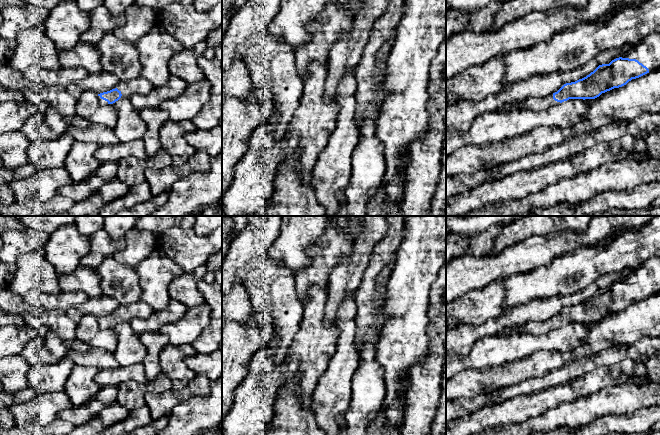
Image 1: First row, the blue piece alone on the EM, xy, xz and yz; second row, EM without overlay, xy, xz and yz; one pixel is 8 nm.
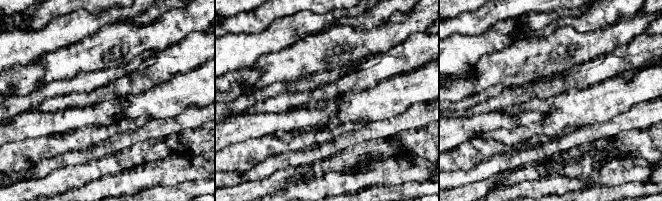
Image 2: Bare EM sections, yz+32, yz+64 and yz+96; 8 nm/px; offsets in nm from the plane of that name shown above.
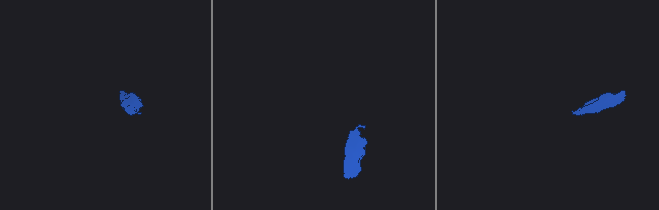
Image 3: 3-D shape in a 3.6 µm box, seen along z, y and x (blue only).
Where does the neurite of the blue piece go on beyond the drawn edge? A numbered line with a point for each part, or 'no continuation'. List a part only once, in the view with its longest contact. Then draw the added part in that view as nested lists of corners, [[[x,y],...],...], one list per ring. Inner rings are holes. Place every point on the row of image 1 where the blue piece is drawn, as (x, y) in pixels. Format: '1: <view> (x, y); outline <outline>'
1: xy (139, 85); outline [[[138,77],[127,81],[119,81],[116,87],[122,94],[121,99],[130,99],[133,95],[146,95],[153,86],[144,78]],[[113,88],[113,89],[115,89]]]
2: yz (647, 51); outline [[[660,32],[645,36],[630,52],[621,57],[638,60],[649,72],[660,68]]]

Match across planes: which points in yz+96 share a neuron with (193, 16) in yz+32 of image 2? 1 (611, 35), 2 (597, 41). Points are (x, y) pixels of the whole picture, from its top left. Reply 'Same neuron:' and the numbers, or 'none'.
Same neuron: 1, 2

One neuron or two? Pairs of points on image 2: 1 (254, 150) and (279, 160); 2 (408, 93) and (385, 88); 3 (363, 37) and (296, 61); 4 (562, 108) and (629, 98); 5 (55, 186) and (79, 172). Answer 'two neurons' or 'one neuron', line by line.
1: two neurons
2: one neuron
3: one neuron
4: one neuron
5: one neuron

